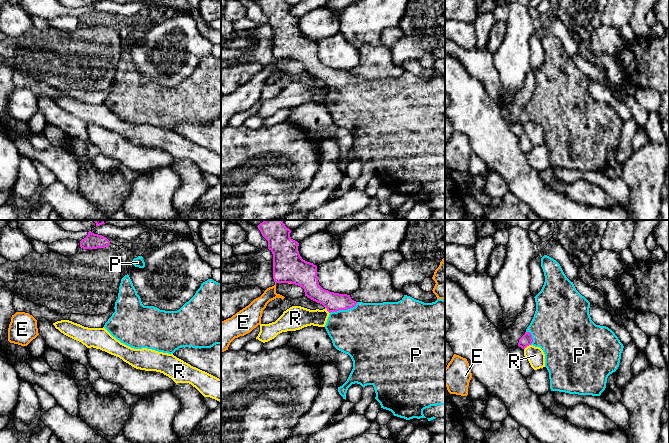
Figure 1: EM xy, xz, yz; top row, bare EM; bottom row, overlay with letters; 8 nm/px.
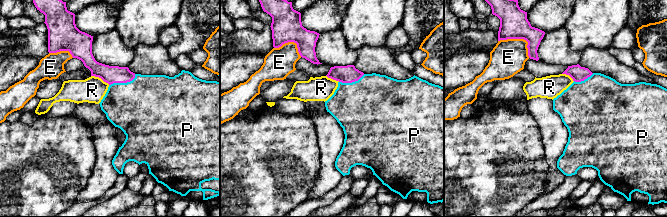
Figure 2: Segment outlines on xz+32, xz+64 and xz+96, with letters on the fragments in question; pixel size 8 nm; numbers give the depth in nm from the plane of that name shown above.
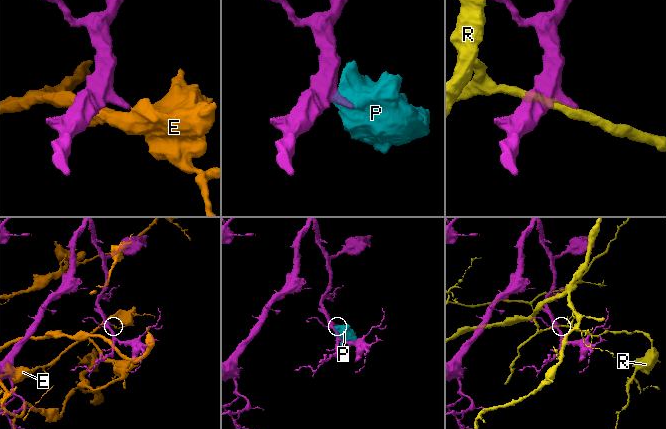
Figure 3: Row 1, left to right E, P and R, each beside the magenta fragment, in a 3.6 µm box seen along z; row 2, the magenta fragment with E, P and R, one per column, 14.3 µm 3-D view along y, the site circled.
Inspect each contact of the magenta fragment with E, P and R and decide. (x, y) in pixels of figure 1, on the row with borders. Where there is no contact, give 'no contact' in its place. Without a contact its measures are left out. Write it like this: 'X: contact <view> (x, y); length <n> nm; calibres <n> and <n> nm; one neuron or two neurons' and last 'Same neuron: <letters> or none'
E: contact xz (290, 282); length 30 nm; calibres 260 and 20 nm; two neurons
P: contact xz (344, 309); length 240 nm; calibres 160 and 460 nm; one neuron
R: contact yz (527, 345); length 70 nm; calibres 90 and 140 nm; two neurons
Same neuron: P

